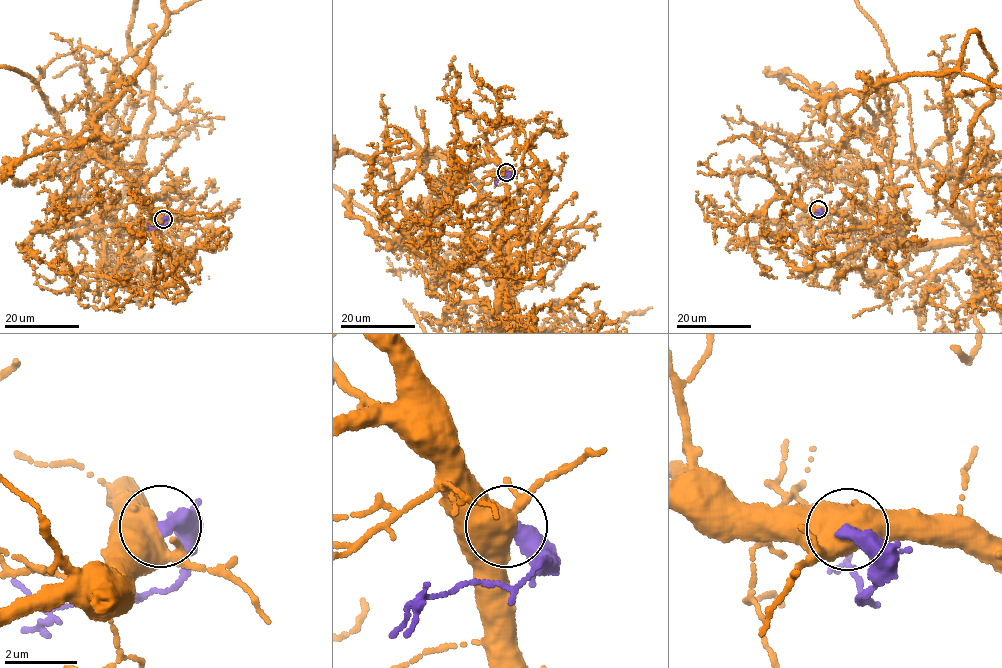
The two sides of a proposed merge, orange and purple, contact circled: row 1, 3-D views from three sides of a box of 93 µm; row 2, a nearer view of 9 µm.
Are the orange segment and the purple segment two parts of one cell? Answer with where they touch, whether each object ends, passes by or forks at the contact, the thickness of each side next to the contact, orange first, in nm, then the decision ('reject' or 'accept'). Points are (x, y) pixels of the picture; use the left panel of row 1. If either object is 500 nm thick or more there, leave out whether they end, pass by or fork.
at (163, 219); 550 nm thick on the orange side, 440 nm on the other; reject

